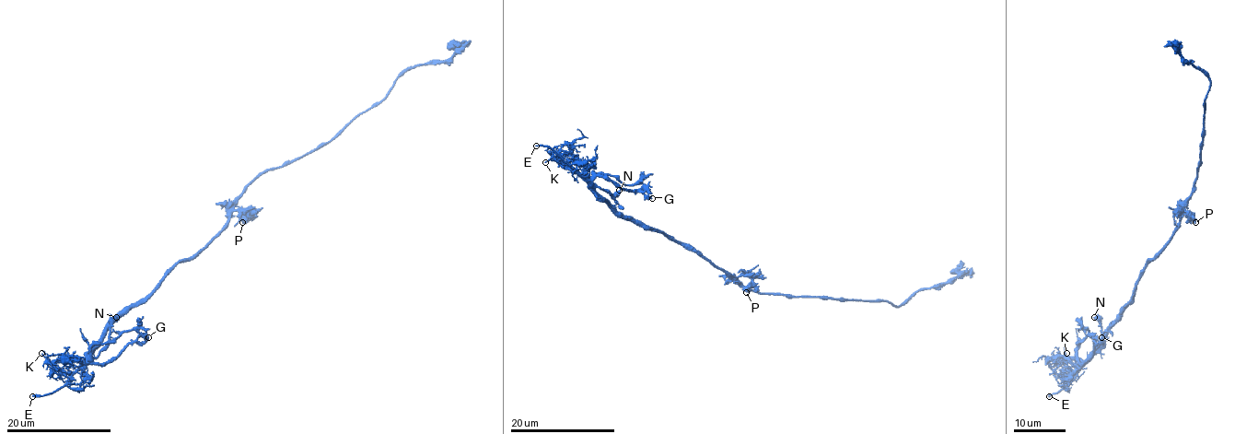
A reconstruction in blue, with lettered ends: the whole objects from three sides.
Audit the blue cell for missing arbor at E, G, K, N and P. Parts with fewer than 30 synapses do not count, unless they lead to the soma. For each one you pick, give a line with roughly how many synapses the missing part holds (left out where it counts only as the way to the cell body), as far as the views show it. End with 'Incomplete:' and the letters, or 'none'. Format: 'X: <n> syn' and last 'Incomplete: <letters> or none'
Incomplete: E

